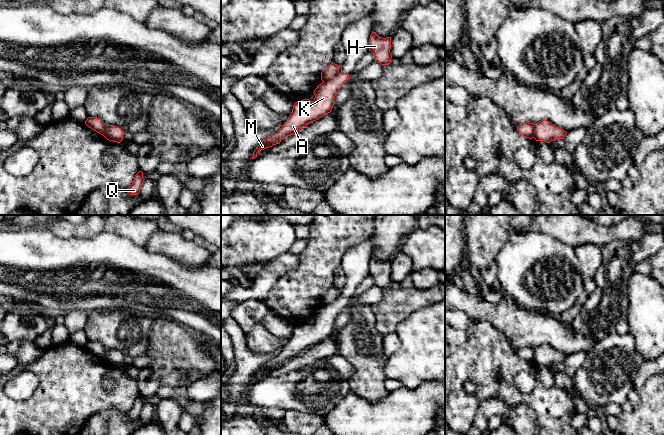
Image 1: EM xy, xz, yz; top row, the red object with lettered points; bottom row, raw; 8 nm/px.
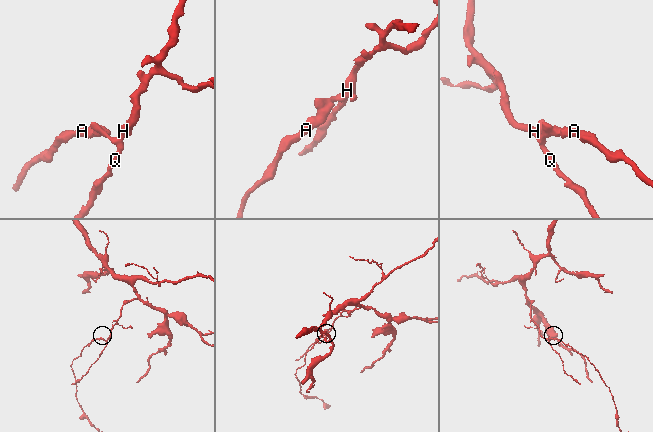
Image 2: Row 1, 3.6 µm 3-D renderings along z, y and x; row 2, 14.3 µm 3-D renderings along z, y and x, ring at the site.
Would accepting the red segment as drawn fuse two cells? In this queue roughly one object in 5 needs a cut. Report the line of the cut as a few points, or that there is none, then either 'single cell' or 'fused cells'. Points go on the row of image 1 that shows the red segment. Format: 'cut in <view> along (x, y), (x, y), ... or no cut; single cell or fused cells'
cut in xz along (341, 70), (333, 77), (323, 81); fused cells

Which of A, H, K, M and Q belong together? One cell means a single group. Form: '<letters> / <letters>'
A K M / H Q

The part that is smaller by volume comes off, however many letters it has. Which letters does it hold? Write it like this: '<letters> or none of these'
A, K, M

